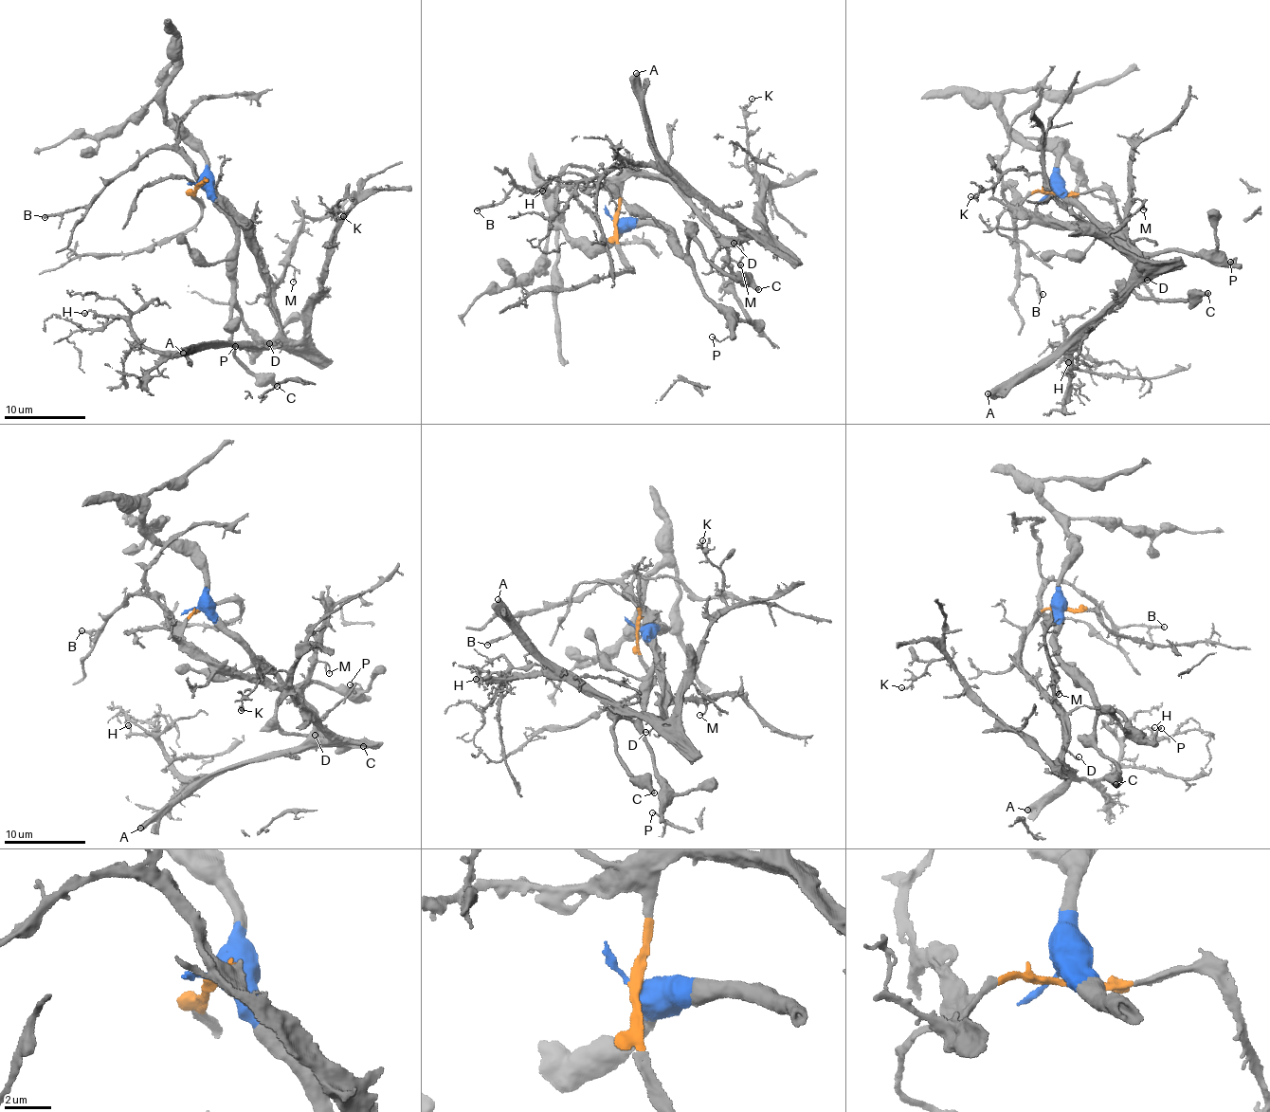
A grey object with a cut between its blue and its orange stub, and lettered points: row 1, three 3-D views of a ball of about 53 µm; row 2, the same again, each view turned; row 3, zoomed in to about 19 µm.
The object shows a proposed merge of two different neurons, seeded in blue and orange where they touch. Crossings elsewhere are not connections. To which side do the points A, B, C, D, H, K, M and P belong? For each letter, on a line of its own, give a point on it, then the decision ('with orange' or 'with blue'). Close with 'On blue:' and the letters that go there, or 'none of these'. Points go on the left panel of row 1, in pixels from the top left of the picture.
A: at (183, 353); with orange
B: at (45, 217); with orange
C: at (277, 386); with blue
D: at (269, 343); with orange
H: at (84, 313); with orange
K: at (343, 216); with orange
M: at (293, 282); with orange
P: at (235, 346); with blue
On blue: C, P

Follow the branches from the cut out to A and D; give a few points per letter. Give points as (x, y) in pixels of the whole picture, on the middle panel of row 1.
A: (614, 220), (622, 184), (653, 174), (673, 184), (703, 224), (732, 238), (740, 232), (667, 169), (636, 72)
D: (614, 220), (622, 184), (627, 177), (653, 174), (673, 184), (703, 224), (740, 241), (734, 243)

